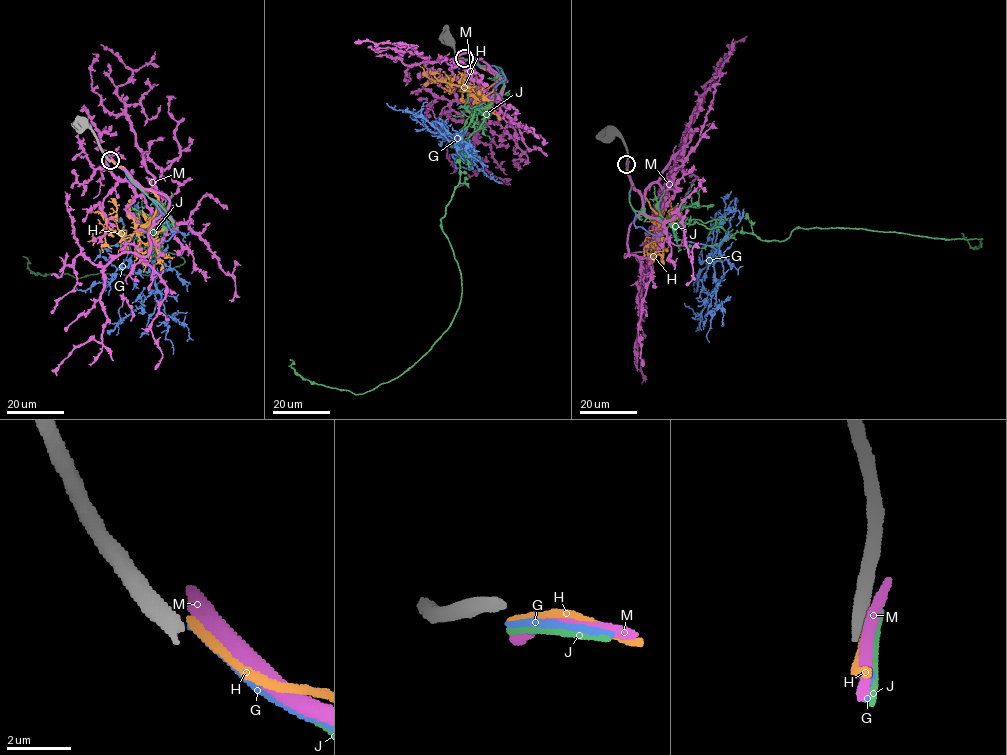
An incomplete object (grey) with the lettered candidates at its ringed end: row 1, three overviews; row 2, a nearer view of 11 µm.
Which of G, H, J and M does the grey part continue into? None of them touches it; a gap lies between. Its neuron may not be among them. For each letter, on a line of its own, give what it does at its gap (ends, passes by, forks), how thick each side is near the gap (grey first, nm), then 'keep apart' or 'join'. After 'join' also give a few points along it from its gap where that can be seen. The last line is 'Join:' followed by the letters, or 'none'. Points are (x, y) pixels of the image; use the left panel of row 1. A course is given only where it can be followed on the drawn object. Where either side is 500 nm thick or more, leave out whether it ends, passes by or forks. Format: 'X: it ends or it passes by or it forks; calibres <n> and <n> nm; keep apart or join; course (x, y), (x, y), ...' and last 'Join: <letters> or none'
G: calibres 550 and 200 nm; keep apart
H: calibres 550 and 240 nm; keep apart
J: calibres 550 and 220 nm; keep apart
M: calibres 550 and 550 nm; join; course (110, 159), (168, 208), (149, 253), (105, 267), (102, 341), (75, 347), (56, 375)
Join: M

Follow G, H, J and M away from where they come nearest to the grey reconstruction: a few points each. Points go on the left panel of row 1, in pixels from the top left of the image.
G: (111, 160), (175, 231), (144, 261), (137, 238), (144, 225), (158, 222), (186, 234), (193, 227)
H: (110, 160), (155, 195), (156, 212), (145, 225), (119, 235), (93, 210), (93, 204)
J: (110, 160), (172, 222), (149, 237), (149, 258), (147, 247), (185, 263), (76, 278), (34, 273), (23, 256)
M: (110, 159), (168, 208), (149, 253), (105, 267), (102, 341), (75, 347), (56, 375)

